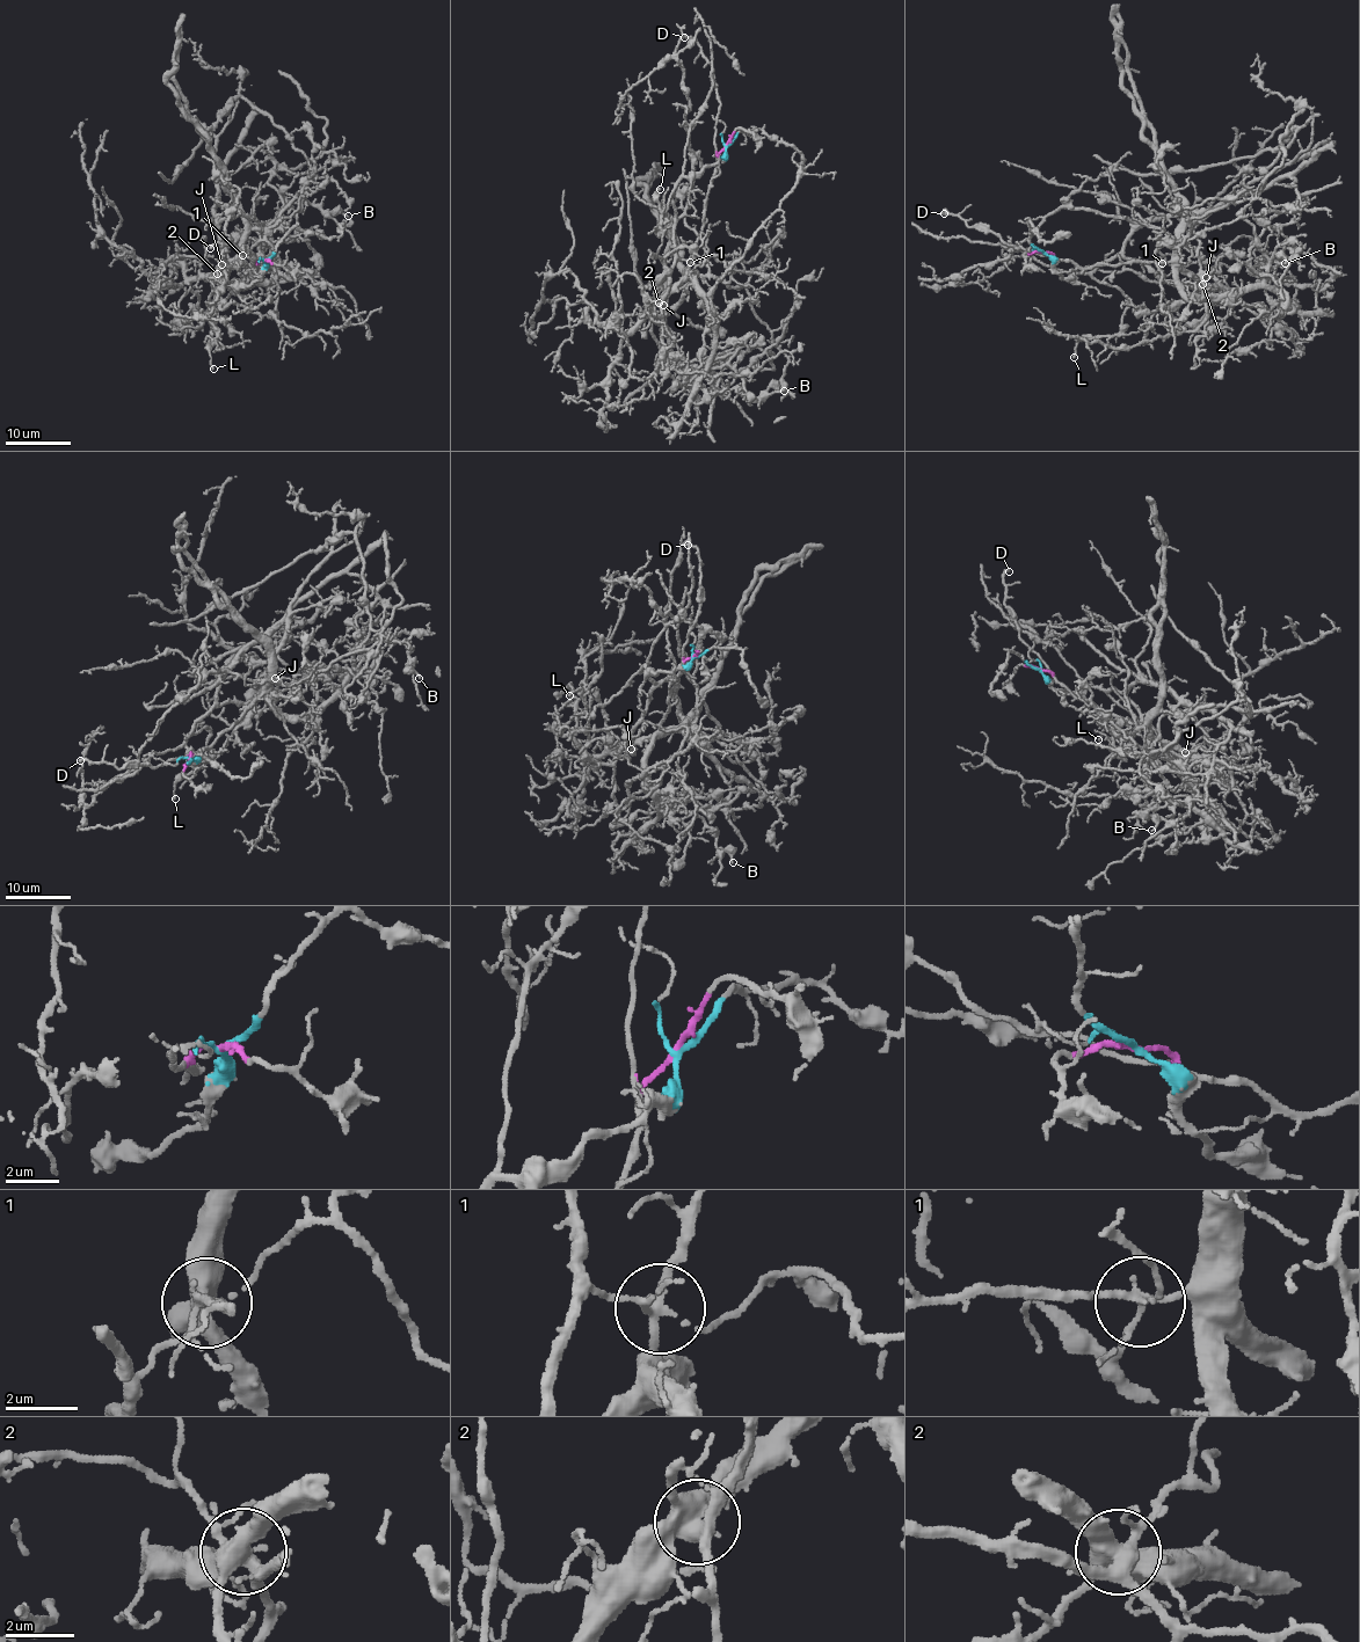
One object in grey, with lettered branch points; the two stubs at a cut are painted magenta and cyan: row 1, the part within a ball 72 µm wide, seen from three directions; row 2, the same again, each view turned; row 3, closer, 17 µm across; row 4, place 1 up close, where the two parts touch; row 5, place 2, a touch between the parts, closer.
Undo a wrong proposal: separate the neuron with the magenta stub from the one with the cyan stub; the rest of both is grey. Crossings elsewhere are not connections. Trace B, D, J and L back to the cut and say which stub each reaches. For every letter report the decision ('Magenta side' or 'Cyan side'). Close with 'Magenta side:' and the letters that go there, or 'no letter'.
B: Magenta side
D: Magenta side
J: Cyan side
L: Cyan side
Magenta side: B, D

